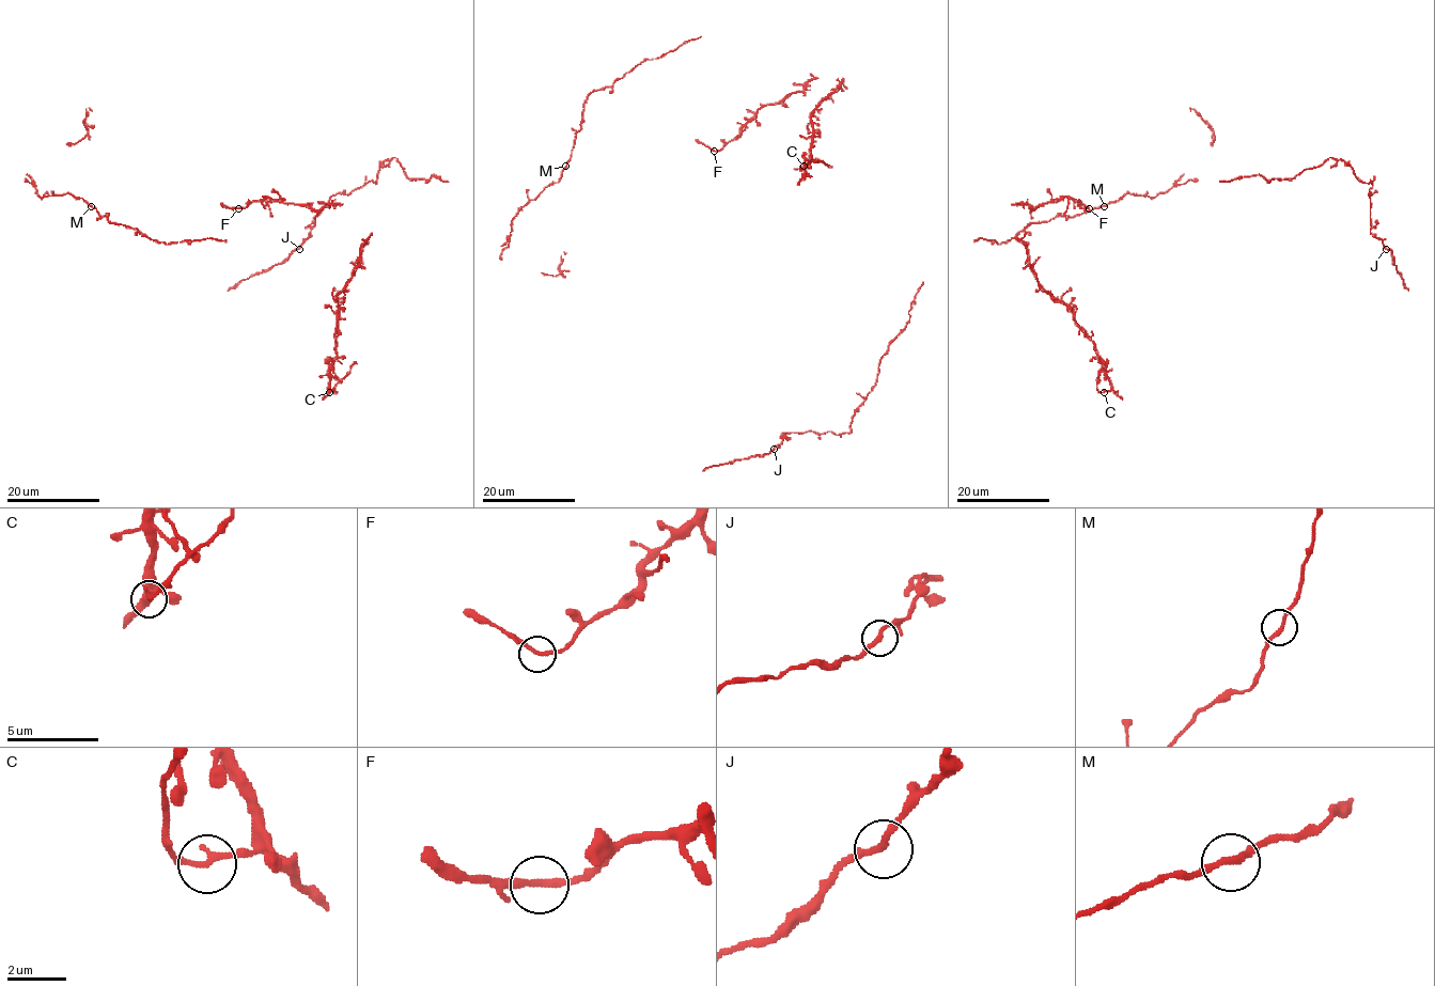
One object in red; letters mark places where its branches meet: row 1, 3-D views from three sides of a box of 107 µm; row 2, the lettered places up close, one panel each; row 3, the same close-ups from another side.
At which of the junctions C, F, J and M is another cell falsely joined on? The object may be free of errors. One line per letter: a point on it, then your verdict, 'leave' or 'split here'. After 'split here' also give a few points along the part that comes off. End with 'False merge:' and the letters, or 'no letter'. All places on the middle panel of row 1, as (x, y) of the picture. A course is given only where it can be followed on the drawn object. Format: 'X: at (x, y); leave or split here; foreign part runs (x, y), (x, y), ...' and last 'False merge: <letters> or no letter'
C: at (804, 166); split here; foreign part runs (804, 166), (808, 159), (819, 159), (830, 167)
F: at (714, 151); leave
J: at (774, 449); leave
M: at (565, 166); leave
False merge: C

